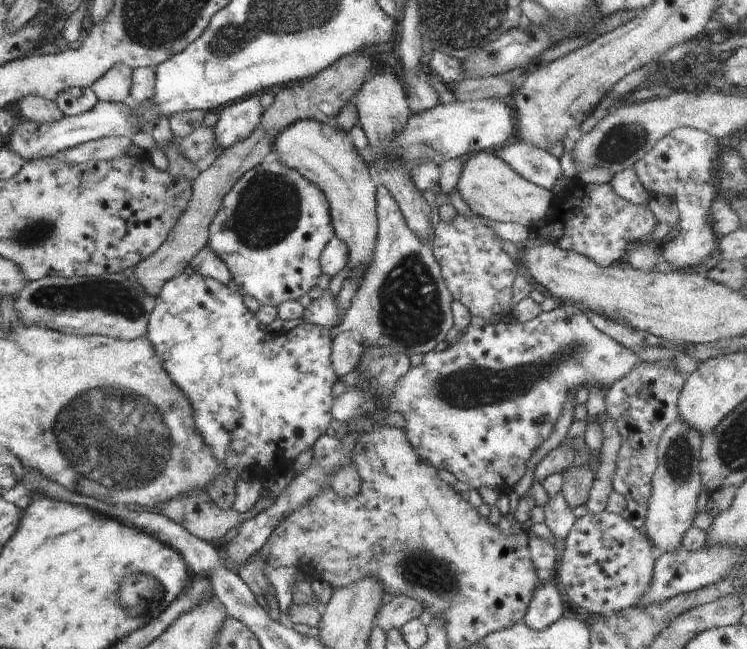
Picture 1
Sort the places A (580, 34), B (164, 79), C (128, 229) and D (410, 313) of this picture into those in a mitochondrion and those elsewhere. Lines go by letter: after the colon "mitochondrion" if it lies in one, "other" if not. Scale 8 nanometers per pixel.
A: other
B: other
C: other
D: mitochondrion

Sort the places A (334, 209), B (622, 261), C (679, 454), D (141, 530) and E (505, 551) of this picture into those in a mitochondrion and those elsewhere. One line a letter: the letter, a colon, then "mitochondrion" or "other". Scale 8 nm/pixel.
A: other
B: other
C: mitochondrion
D: other
E: other

